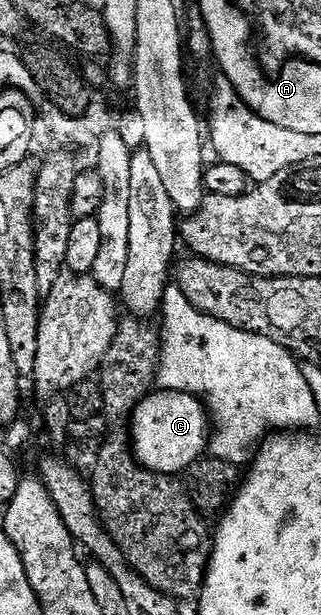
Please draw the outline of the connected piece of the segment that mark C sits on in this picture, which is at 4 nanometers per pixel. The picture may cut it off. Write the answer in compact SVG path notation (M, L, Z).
M159 389L157 392L151 392L143 398L142 403L136 409L134 409L132 417L128 422L128 434L132 439L132 453L147 470L154 470L158 474L168 474L171 476L181 475L184 471L191 466L192 463L197 462L199 458L203 457L207 453L206 442L208 446L208 434L206 438L206 426L208 430L208 413L205 405L199 399L195 398L193 394L181 394L175 390L163 390Z

